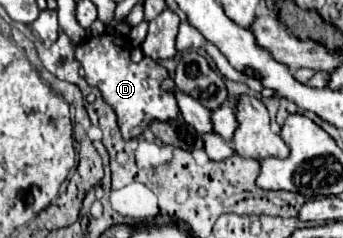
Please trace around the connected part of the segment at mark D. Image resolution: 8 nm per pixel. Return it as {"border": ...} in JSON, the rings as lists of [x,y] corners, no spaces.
{"border":[[[118,34],[90,36],[76,48],[76,60],[86,72],[86,82],[102,92],[106,104],[110,104],[118,116],[122,136],[126,140],[138,138],[154,120],[170,122],[180,116],[176,96],[160,86],[168,78],[168,70],[152,58],[142,58],[138,64],[130,60],[130,40]]]}

